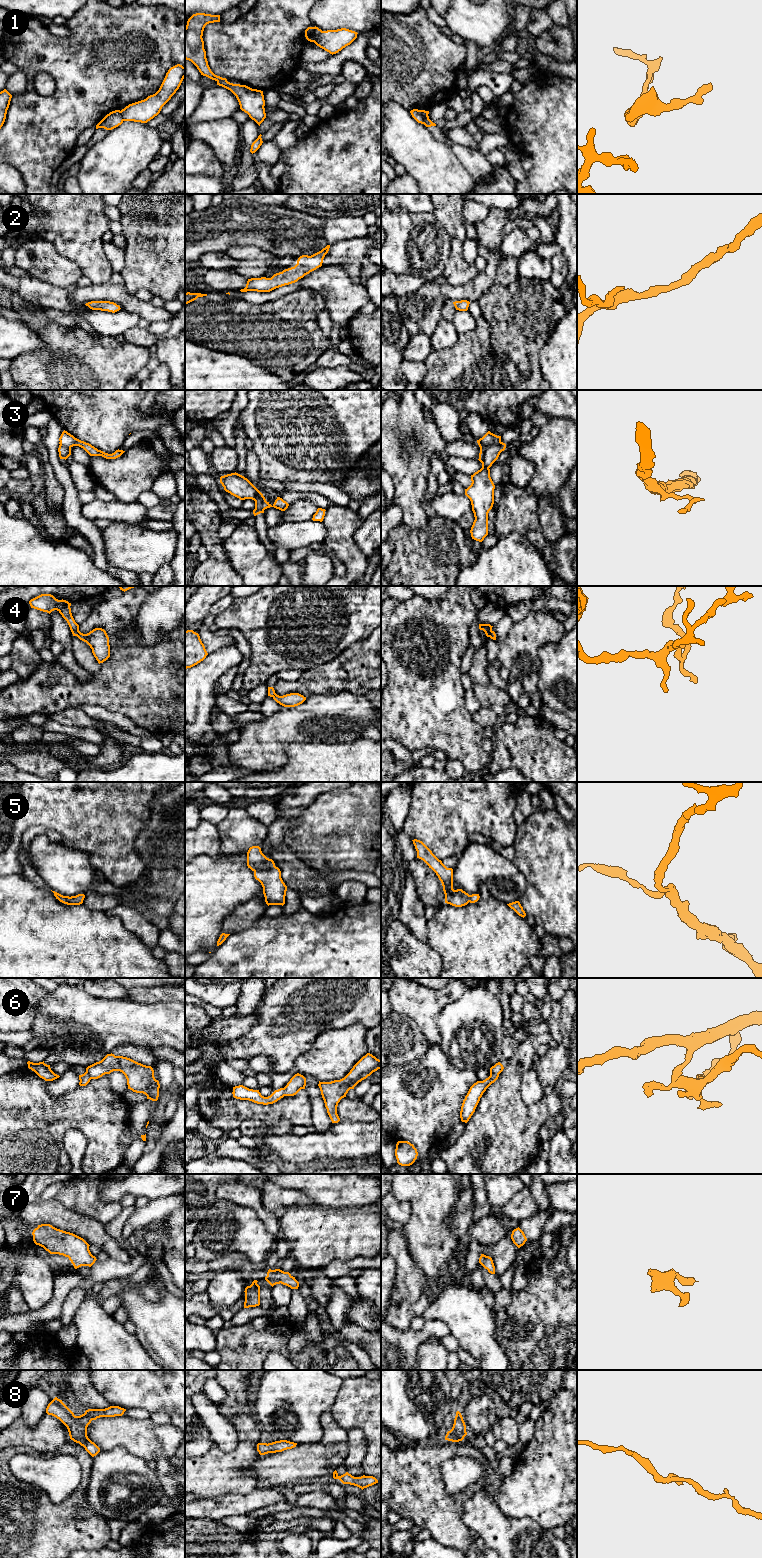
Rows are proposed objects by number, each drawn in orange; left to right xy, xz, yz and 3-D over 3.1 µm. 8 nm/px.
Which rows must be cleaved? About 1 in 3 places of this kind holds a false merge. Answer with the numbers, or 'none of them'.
1, 3, 4, 6

